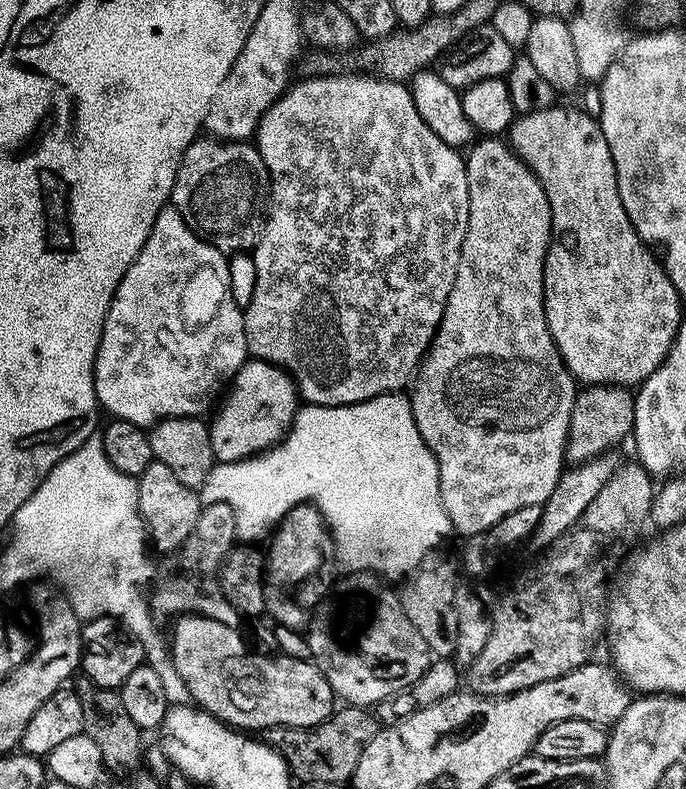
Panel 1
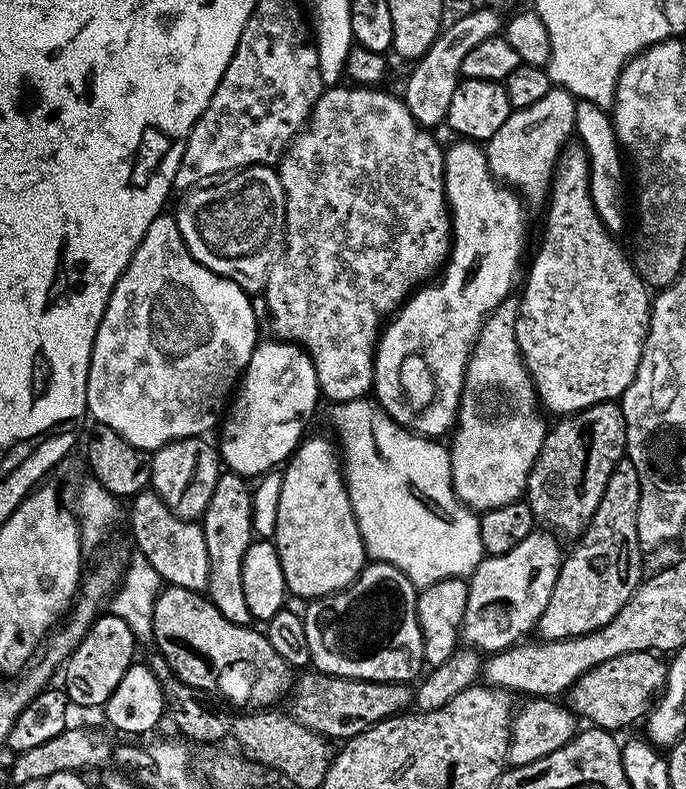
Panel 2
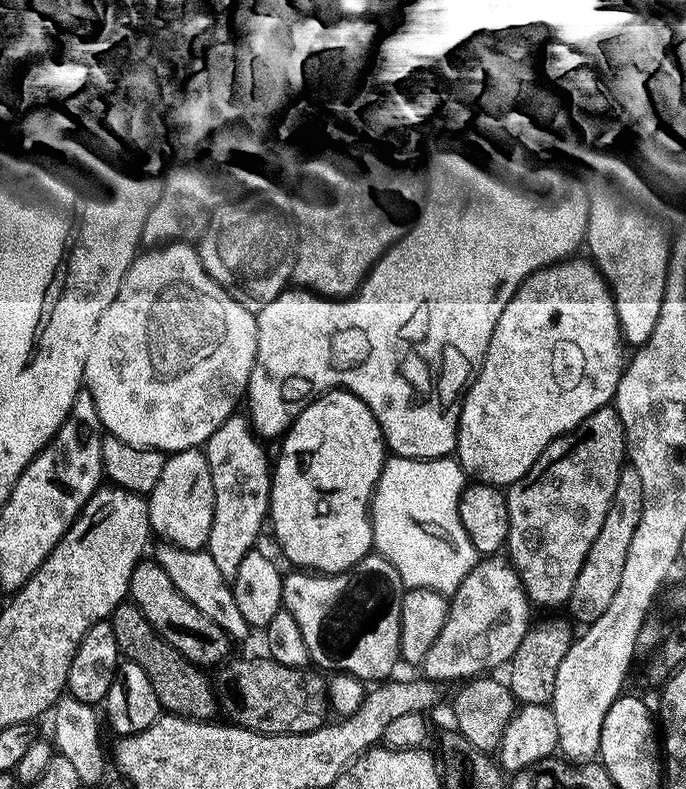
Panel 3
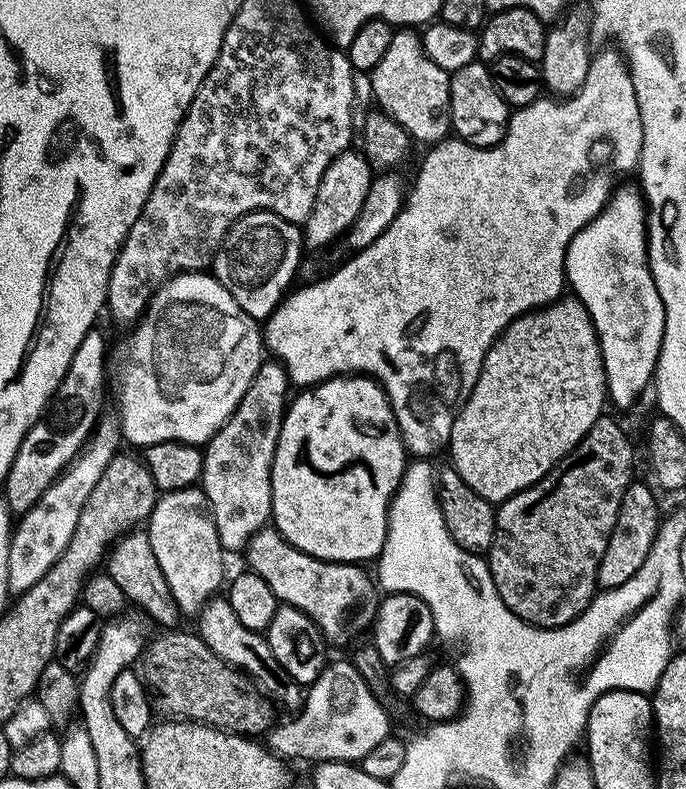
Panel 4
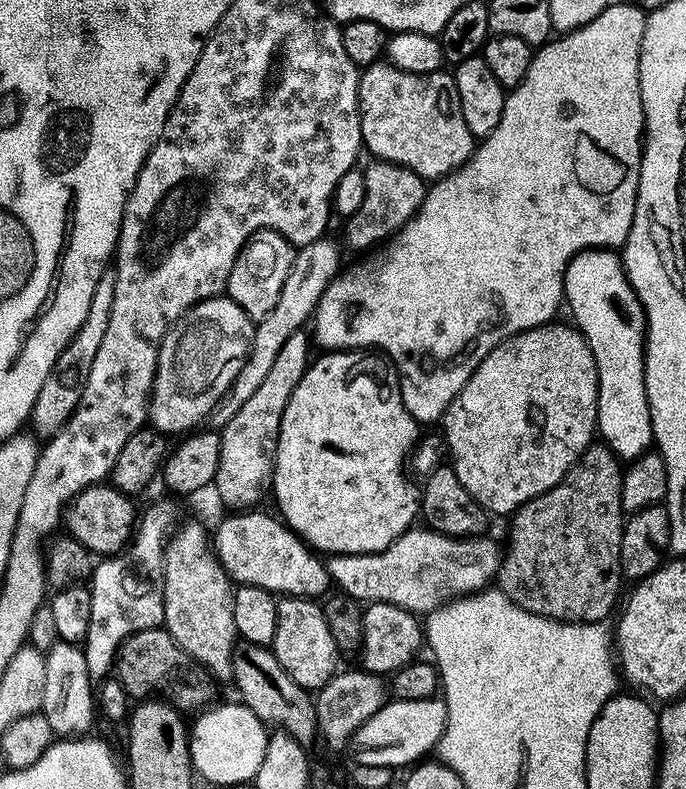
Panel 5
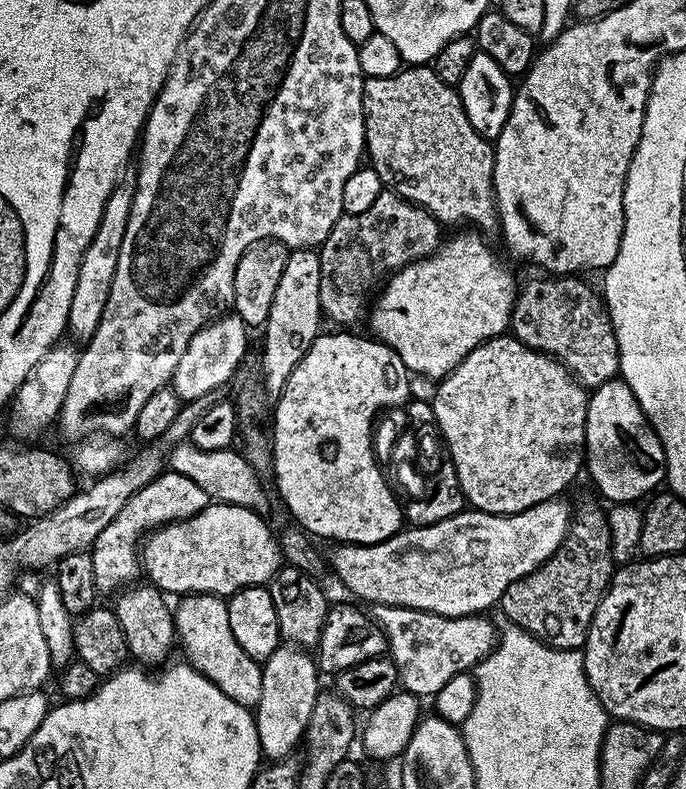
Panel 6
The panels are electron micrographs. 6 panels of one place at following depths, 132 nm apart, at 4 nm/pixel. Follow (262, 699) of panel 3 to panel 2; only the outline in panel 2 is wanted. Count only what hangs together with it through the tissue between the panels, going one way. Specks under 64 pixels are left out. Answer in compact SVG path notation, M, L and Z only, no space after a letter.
M315 670L304 673L305 676L301 680L297 679L291 689L290 715L302 722L302 726L314 730L319 736L328 737L332 742L349 740L351 736L365 732L371 725L390 716L401 715L402 710L407 709L414 700L413 689L408 689L409 685L404 682L378 684L374 680L351 680Z

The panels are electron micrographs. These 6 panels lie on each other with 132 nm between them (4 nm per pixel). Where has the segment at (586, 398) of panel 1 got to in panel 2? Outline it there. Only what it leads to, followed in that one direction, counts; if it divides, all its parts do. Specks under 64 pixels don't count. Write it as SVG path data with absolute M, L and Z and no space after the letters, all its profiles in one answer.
M616 402L595 404L557 420L560 421L551 425L528 475L526 503L533 517L544 523L541 525L561 537L576 538L588 527L594 510L598 510L598 502L602 502L614 466L625 459L626 422Z

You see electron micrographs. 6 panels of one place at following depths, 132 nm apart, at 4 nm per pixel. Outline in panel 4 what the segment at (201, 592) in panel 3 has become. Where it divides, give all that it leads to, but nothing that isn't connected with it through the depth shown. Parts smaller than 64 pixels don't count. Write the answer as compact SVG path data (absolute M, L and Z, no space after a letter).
M226 598L209 600L204 609L198 613L198 620L200 620L198 634L202 642L206 642L206 646L210 646L214 654L218 654L218 658L222 658L230 666L243 672L254 687L272 701L273 705L281 709L292 708L291 710L299 709L303 705L305 693L301 685L297 684L294 678L279 665L273 650L268 645L267 635L242 626L238 614L234 614L234 609L230 607L230 602Z

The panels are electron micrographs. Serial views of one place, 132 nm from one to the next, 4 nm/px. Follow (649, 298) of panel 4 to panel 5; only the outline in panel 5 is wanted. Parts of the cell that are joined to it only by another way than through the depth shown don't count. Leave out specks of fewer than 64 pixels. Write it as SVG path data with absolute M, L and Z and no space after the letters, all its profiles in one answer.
M585 248L576 255L564 271L564 300L566 308L572 311L575 327L586 338L590 350L594 354L594 362L598 370L598 410L596 411L596 427L598 436L607 444L610 451L624 462L639 459L641 455L653 447L652 415L646 394L644 381L644 337L646 321L644 308L636 291L630 286L628 276L624 273L624 261L615 251L607 248Z

